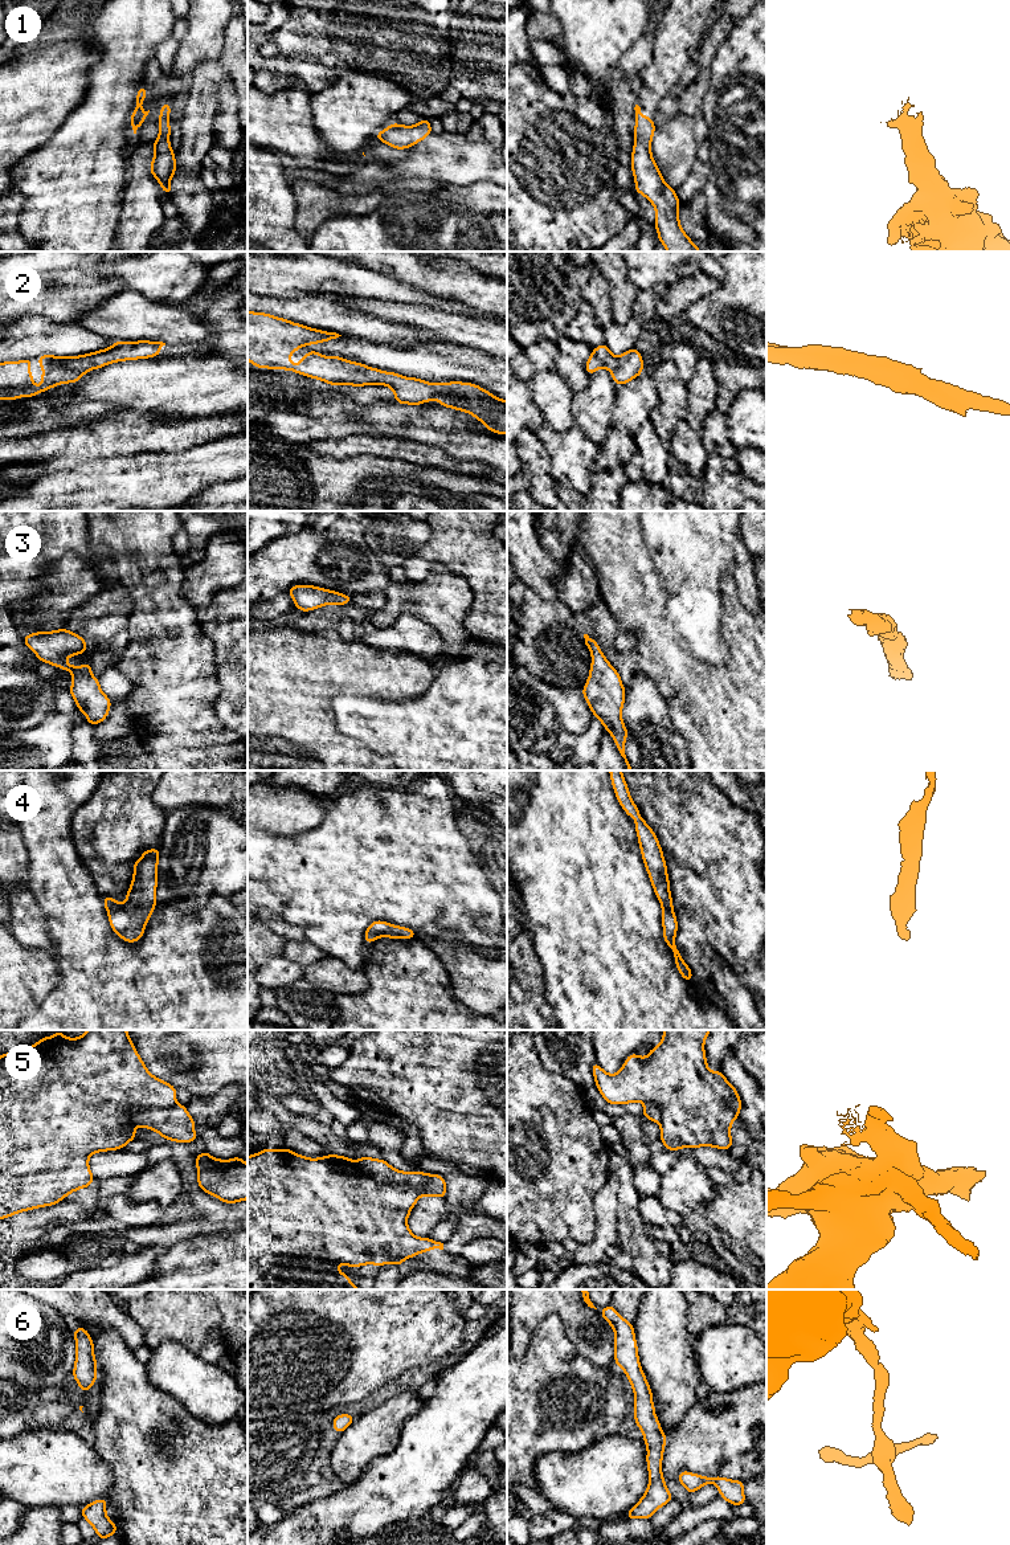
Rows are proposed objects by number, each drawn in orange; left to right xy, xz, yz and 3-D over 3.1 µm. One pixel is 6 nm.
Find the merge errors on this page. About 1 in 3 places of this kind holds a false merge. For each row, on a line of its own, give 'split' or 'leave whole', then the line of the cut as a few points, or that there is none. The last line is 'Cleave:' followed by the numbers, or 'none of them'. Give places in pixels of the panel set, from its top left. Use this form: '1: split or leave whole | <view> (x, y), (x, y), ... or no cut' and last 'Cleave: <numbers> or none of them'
1: leave whole | no cut
2: leave whole | no cut
3: leave whole | no cut
4: leave whole | no cut
5: split | xz (354, 1161), (367, 1174), (377, 1180), (416, 1186), (424, 1194)
6: leave whole | no cut
Cleave: 5

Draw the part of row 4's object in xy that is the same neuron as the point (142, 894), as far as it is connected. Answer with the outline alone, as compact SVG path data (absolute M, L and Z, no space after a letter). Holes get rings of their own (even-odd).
M150 849L142 854L139 861L134 862L134 876L124 904L119 904L111 896L103 898L109 923L126 943L135 943L143 937L146 923L158 904L159 854L159 849Z

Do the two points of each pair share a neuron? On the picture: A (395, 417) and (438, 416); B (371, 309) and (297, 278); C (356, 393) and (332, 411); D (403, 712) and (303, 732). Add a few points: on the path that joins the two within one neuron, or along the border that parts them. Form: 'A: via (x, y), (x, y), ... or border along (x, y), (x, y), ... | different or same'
A: via (405, 415), (412, 419), (428, 419) | same
B: border along (321, 282), (335, 281), (350, 293) | different
C: border along (340, 397), (362, 405), (377, 404) | different
D: border along (331, 697), (335, 727), (358, 740) | different

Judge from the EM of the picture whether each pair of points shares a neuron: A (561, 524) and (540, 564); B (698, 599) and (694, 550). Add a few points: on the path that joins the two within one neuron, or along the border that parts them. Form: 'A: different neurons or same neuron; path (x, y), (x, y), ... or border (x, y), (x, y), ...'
A: different neurons; border (535, 524), (539, 542), (561, 565)
B: same neuron; path (694, 587), (694, 561)

